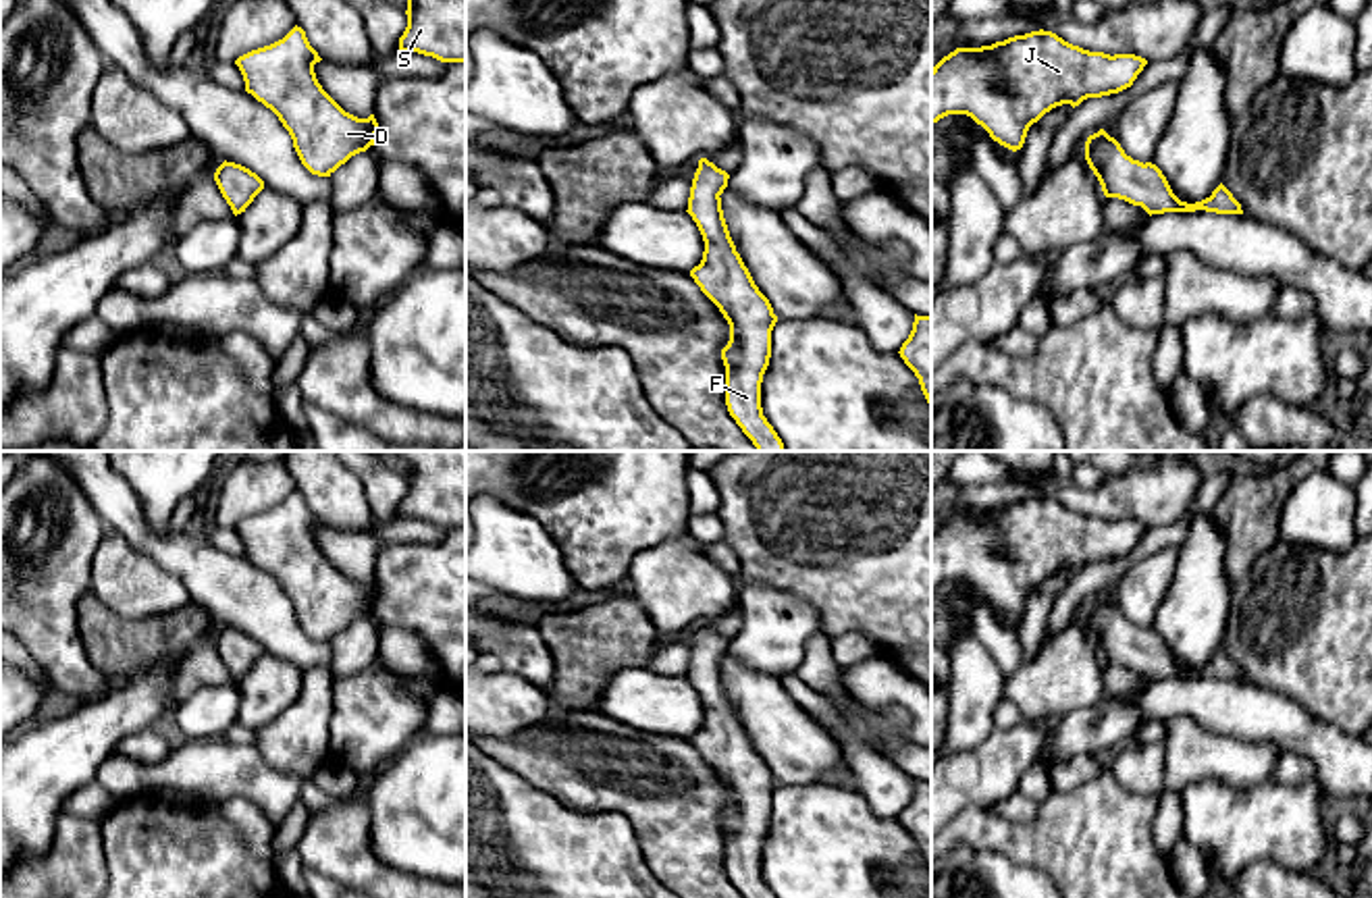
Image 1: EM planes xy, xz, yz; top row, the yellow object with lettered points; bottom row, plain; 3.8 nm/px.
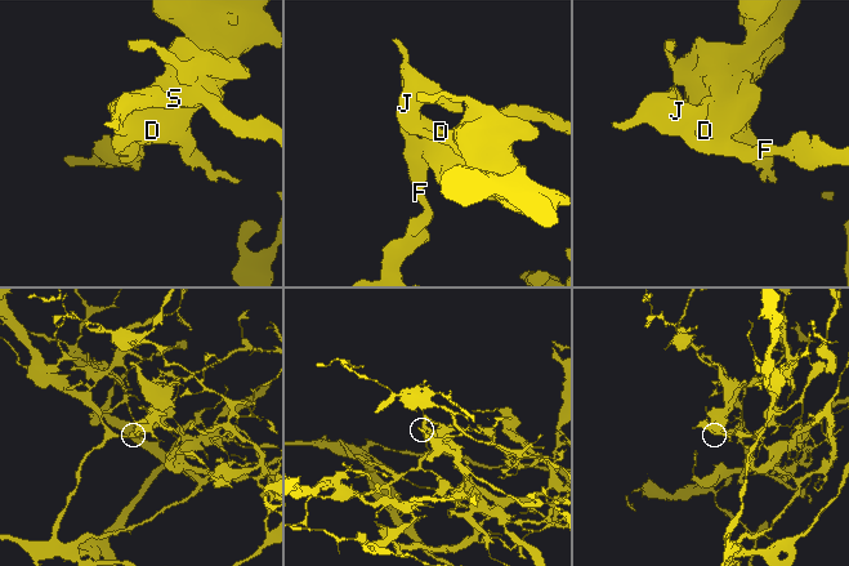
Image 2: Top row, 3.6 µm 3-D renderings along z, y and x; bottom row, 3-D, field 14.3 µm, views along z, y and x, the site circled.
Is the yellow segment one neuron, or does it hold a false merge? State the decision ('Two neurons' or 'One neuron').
One neuron

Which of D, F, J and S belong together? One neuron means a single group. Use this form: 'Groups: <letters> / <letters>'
Groups: D F J S

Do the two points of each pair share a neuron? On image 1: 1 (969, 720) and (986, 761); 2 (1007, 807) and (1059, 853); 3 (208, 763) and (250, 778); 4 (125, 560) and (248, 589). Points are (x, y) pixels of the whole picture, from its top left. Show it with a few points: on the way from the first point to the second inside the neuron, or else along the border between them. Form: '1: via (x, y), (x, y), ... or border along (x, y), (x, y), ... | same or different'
1: border along (994, 726), (982, 741), (953, 755) | different
2: border along (1040, 803), (1025, 822), (988, 809) | different
3: via (219, 770), (240, 770) | same
4: border along (123, 537), (171, 572), (192, 599) | different

